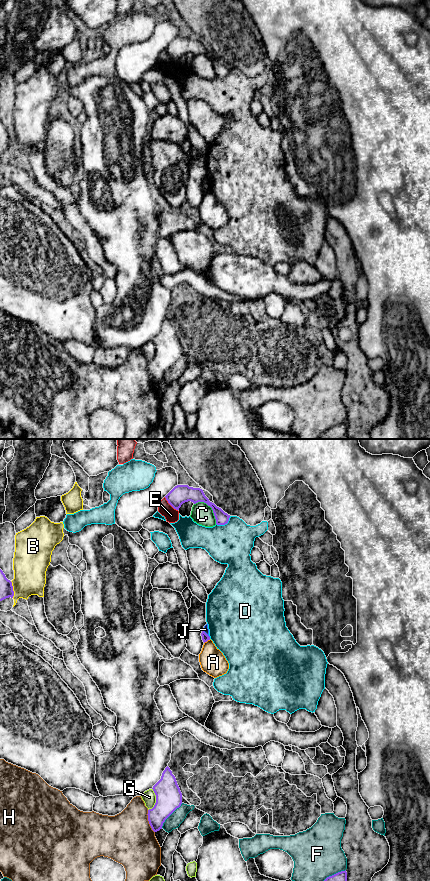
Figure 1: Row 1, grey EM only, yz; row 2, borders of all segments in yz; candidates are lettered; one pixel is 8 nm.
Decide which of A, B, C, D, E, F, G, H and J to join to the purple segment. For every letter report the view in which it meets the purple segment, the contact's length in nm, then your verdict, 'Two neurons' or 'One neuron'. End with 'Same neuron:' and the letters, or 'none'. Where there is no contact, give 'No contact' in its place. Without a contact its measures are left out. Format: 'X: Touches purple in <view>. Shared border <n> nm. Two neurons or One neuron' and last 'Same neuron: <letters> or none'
A: Touches purple in yz. Shared border 70 nm. Two neurons
B: Touches purple in yz. Shared border 140 nm. Two neurons
C: Touches purple in yz. Shared border 240 nm. Two neurons
D: Touches purple in yz. Shared border 140 nm. Two neurons
E: Touches purple in yz. Shared border 160 nm. Two neurons
F: Touches purple in yz. Shared border 260 nm. Two neurons
G: Touches purple in yz. Shared border 190 nm. Two neurons
H: Touches purple in yz. Shared border 190 nm. Two neurons
J: Touches purple in yz. Shared border 80 nm. Two neurons
Same neuron: none

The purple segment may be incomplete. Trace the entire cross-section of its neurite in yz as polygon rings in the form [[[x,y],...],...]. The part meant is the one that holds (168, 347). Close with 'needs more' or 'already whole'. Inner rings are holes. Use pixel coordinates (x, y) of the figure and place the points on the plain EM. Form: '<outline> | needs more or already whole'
[[[167,318],[161,331],[153,338],[156,355],[148,362],[148,373],[154,384],[162,381],[165,372],[182,356],[182,345],[175,328]]] | already whole

